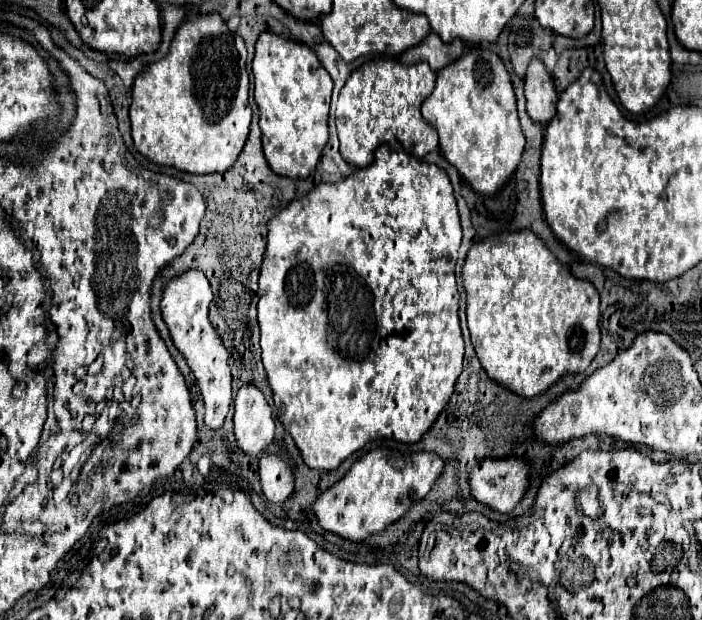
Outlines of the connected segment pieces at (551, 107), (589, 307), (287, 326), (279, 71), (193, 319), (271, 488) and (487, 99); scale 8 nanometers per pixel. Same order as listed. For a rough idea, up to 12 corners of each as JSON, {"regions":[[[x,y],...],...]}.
{"regions":[[[538,57],[524,77],[526,109],[532,121],[556,115],[558,93]],[[532,231],[472,245],[482,369],[536,397],[600,349],[600,297]],[[382,145],[268,223],[262,361],[312,469],[454,395],[444,169]],[[264,31],[252,59],[264,155],[306,179],[328,143],[332,77]],[[206,275],[168,283],[160,307],[198,381],[204,421],[220,429],[232,401],[228,349],[208,317]],[[260,457],[260,481],[268,501],[290,497],[290,465]],[[470,49],[446,65],[422,117],[480,195],[524,151],[502,59]]]}

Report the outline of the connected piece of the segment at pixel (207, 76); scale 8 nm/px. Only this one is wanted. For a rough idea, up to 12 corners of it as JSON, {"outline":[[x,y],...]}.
{"outline":[[186,19],[132,87],[158,165],[230,169],[252,121],[246,47]]}

